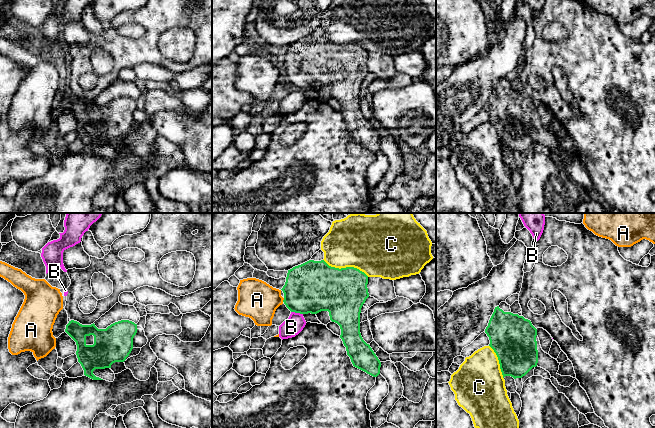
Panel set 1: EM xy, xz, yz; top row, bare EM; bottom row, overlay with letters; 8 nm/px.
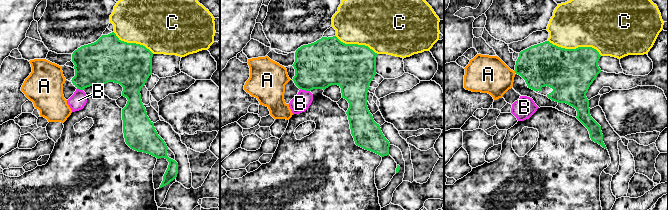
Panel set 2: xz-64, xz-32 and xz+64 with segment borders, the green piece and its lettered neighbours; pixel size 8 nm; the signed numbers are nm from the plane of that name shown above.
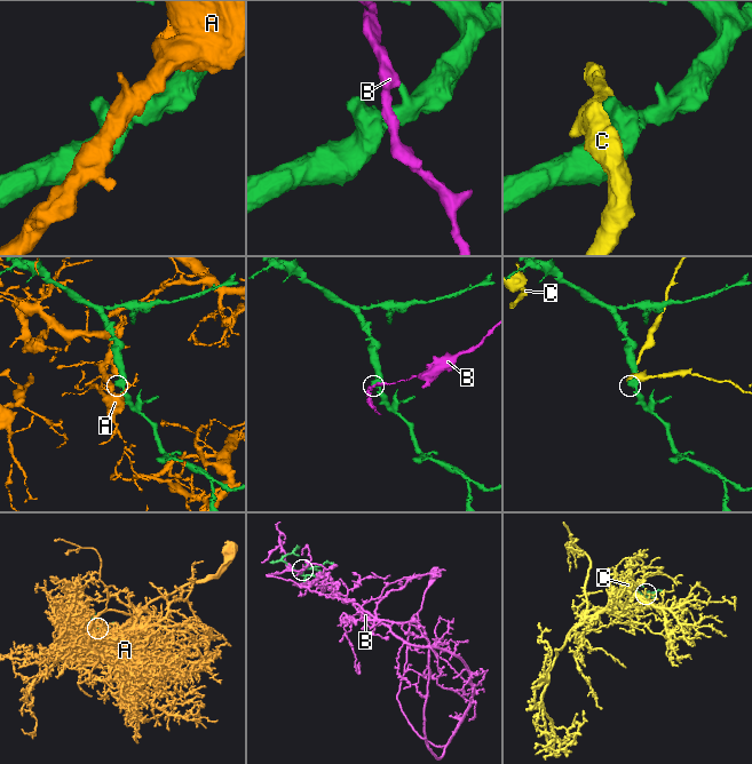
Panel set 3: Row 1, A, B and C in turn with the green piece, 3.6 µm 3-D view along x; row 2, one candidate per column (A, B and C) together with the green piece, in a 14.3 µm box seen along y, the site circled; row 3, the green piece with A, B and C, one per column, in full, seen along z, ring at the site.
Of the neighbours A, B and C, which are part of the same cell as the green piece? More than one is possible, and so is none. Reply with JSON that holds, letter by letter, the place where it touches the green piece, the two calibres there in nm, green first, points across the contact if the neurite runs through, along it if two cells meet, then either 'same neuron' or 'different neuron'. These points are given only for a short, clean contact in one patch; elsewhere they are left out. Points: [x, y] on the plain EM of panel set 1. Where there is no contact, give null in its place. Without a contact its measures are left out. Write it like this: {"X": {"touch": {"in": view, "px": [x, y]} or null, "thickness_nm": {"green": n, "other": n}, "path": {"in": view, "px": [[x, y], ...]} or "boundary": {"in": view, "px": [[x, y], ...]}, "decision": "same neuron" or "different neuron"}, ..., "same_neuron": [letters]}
{"A": {"touch": {"in": "xz", "px": [283, 76]}, "thickness_nm": {"green": 400, "other": 300}, "boundary": {"in": "xz", "px": [[284, 74], [282, 77]]}, "decision": "different neuron"}, "B": {"touch": {"in": "xz", "px": [297, 88]}, "thickness_nm": {"green": 420, "other": 150}, "decision": "different neuron"}, "C": {"touch": {"in": "xz", "px": [346, 43]}, "thickness_nm": {"green": 380, "other": 380}, "decision": "different neuron"}, "same_neuron": []}

